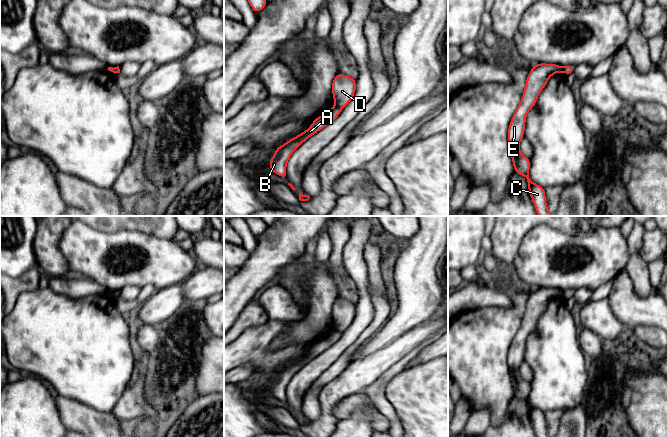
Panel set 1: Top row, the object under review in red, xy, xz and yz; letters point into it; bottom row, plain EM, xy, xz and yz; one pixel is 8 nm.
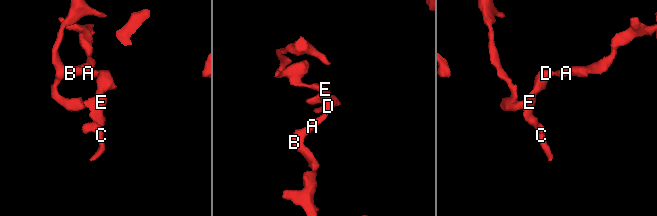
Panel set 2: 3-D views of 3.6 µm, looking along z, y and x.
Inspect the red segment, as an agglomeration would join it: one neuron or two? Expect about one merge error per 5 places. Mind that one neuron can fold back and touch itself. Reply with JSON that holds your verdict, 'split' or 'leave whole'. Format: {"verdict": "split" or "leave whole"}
{"verdict": "split"}

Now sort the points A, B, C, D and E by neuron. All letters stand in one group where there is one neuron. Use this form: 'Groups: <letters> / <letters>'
Groups: A B / C D E

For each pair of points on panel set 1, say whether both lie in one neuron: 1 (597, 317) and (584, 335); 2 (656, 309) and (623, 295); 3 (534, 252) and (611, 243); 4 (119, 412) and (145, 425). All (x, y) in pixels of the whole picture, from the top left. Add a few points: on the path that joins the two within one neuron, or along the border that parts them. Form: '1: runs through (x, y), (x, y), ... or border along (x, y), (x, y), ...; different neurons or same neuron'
1: border along (584, 327), (592, 330), (601, 339); different neurons
2: runs through (648, 309), (637, 309), (631, 303); same neuron
3: runs through (551, 272), (560, 276), (573, 275), (592, 264); same neuron
4: border along (143, 416), (151, 418); different neurons

